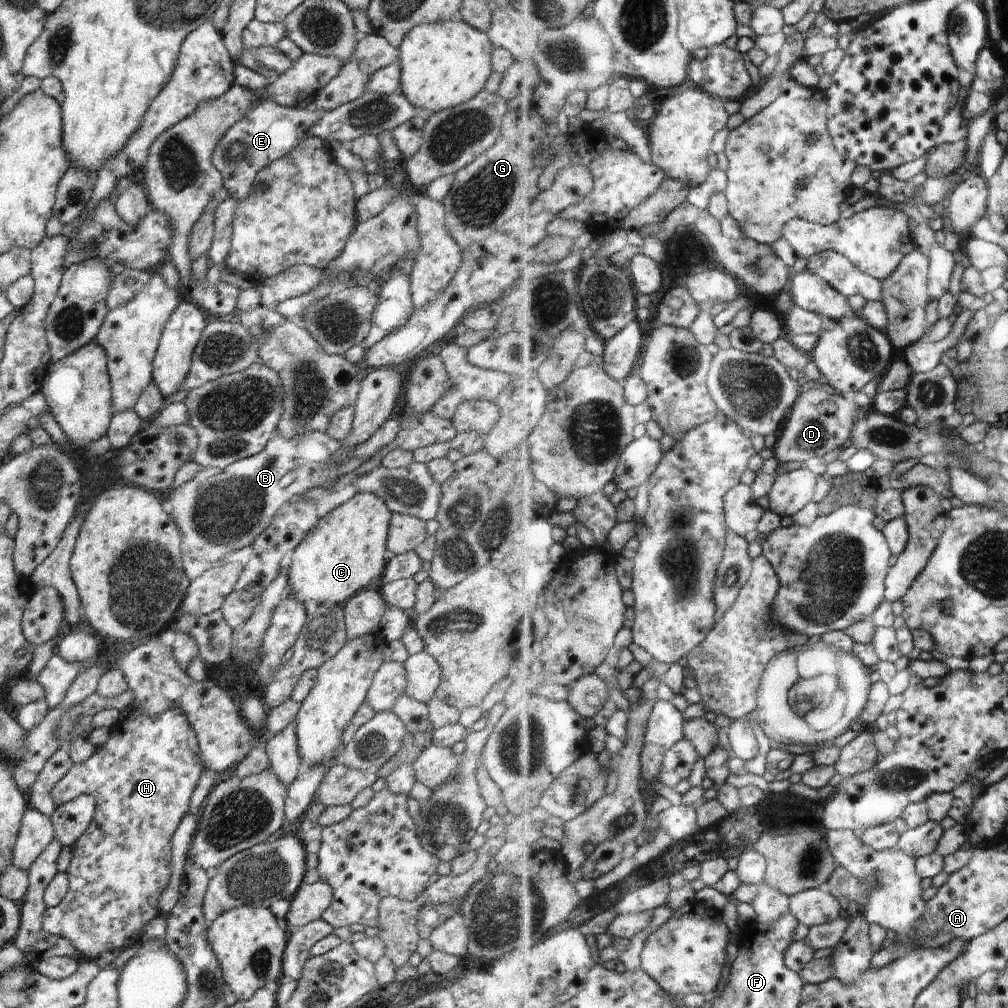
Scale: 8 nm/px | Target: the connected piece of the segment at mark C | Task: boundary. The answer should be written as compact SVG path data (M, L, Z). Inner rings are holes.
M358 493L319 518L286 563L291 595L302 604L313 600L319 605L343 605L370 582L381 578L387 565L384 552L392 515L381 498Z

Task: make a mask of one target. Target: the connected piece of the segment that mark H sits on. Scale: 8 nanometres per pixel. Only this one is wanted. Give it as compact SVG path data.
M134 709L114 726L104 748L94 752L86 762L73 763L51 788L56 806L80 795L93 796L97 806L89 827L72 846L73 857L66 872L68 892L60 904L48 907L42 917L42 928L67 938L84 961L94 961L102 952L121 951L132 945L143 928L162 914L159 896L167 889L173 867L170 838L176 832L178 822L189 812L192 793L203 775L205 766L199 754L196 733L181 710L170 709L150 718Z

